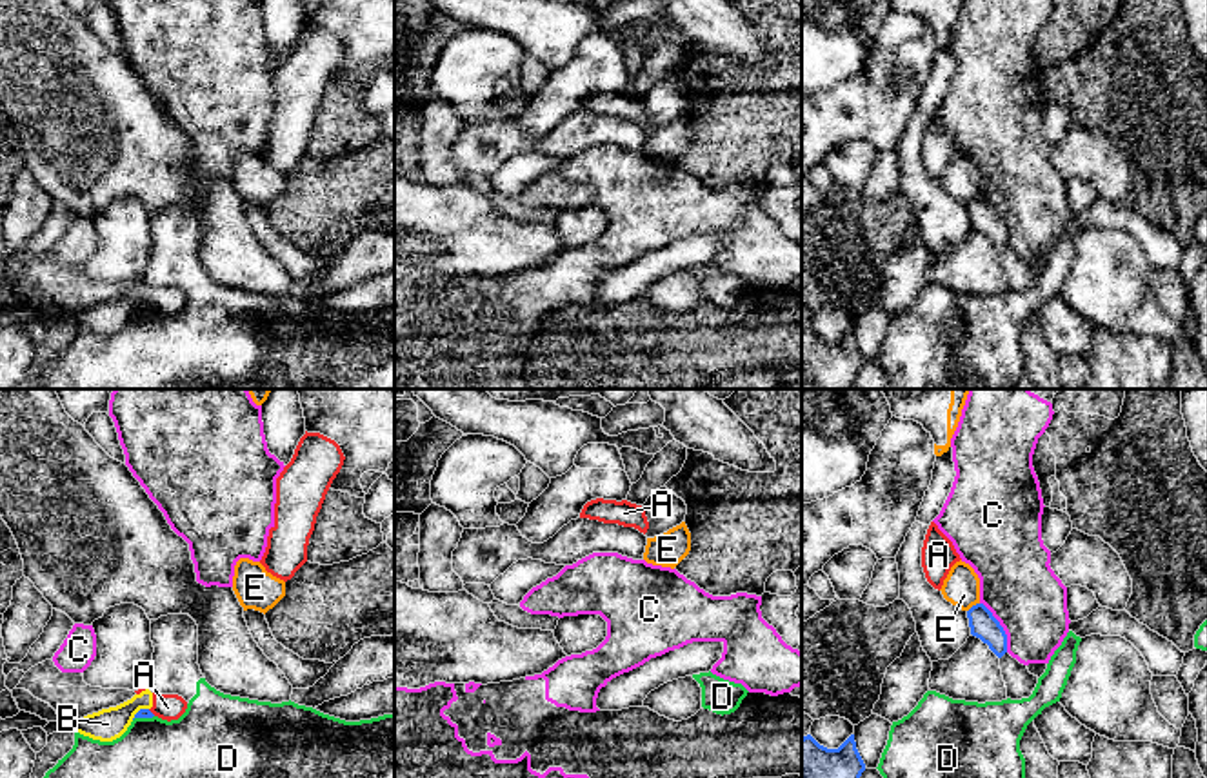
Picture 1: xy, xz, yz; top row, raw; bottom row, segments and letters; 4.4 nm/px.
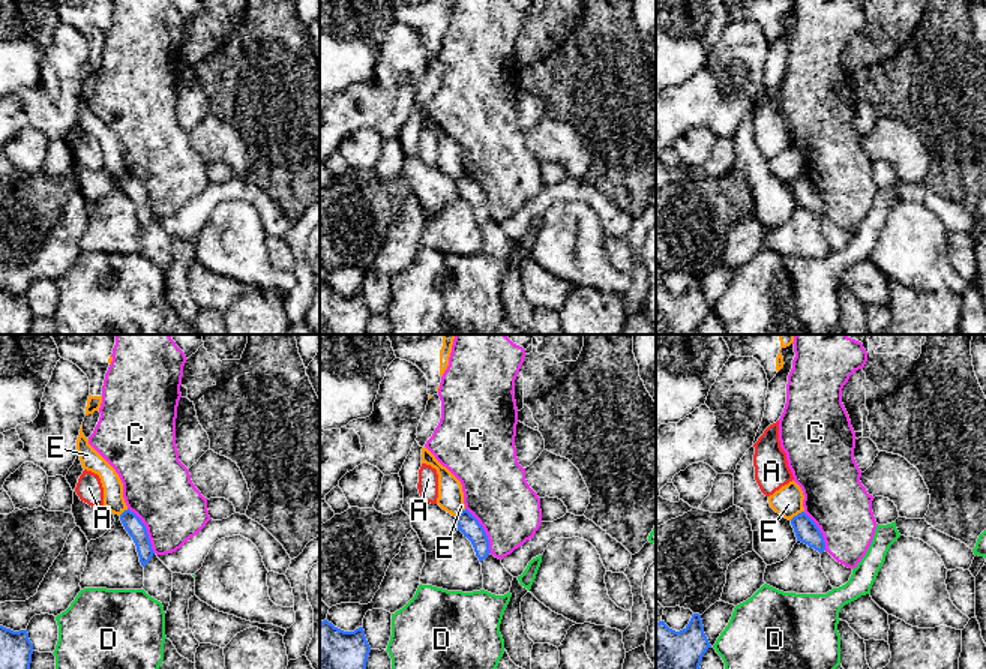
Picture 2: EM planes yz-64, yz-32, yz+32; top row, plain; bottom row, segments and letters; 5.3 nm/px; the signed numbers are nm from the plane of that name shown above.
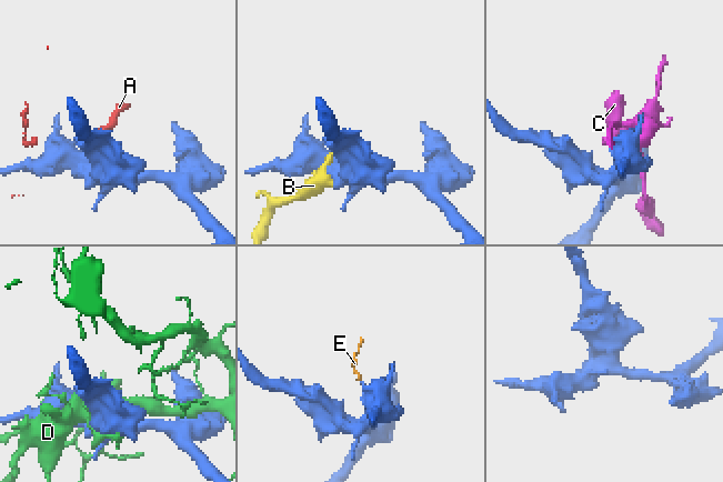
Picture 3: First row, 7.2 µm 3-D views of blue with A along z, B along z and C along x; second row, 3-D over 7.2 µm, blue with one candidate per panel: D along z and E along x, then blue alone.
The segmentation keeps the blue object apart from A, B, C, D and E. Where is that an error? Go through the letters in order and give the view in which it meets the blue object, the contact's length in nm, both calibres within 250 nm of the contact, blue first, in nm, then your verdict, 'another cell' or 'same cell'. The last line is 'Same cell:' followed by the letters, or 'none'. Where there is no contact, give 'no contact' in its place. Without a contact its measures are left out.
A: xy | 50 nm | 50/110 nm | another cell
B: xy | 90 nm | 50/140 nm | another cell
C: yz | 260 nm | 120/340 nm | another cell
D: xy | 100 nm | 50/460 nm | another cell
E: yz | 70 nm | 120/160 nm | another cell
Same cell: none

